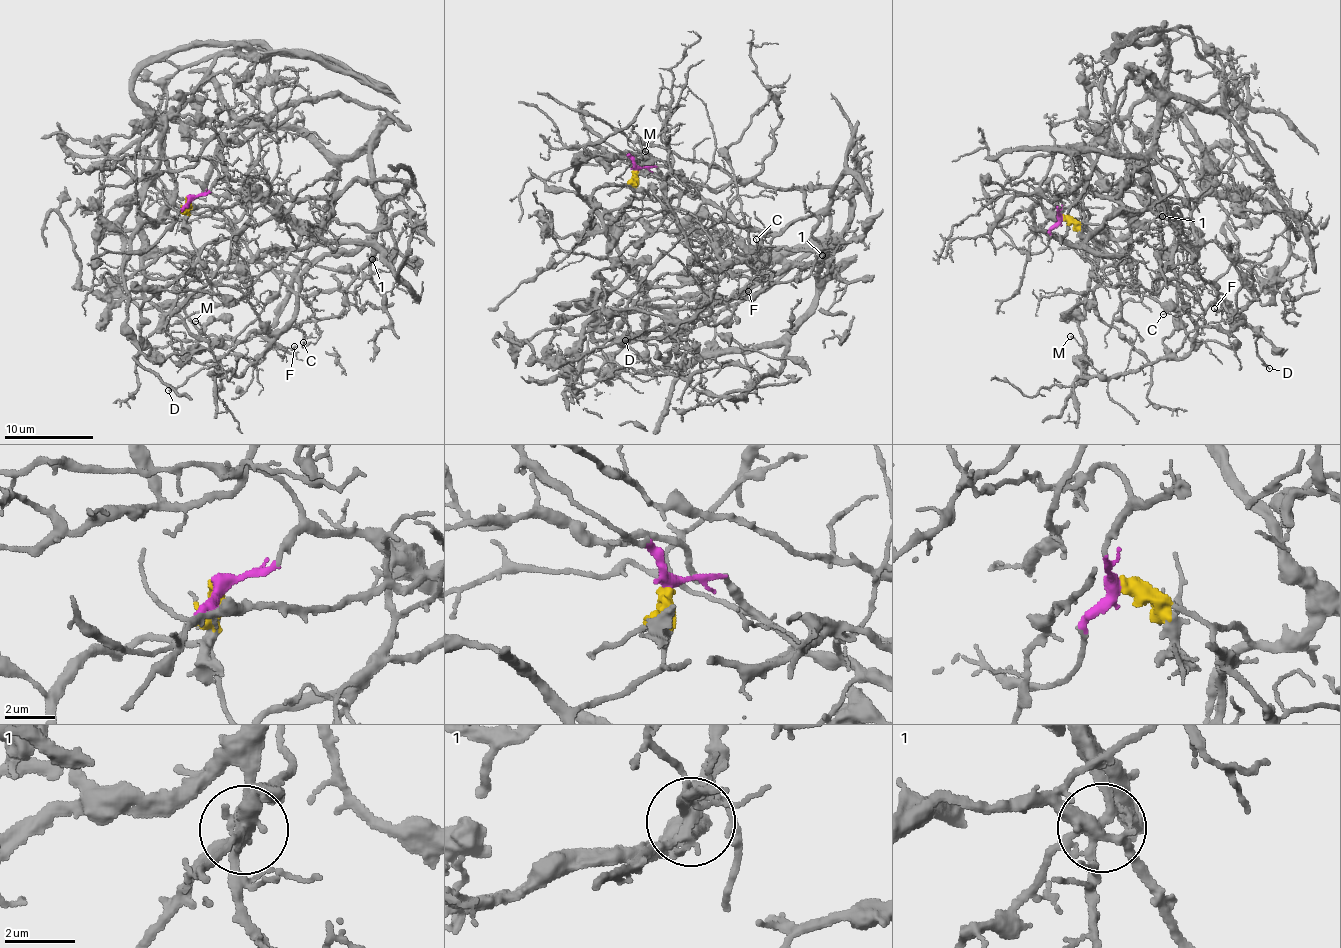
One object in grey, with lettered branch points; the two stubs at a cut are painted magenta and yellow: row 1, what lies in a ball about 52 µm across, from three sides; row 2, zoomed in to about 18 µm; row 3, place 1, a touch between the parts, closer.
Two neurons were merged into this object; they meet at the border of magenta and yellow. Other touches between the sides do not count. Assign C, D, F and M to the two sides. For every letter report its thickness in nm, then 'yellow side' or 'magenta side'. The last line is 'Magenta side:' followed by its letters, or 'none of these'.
C: calibre 90 nm; magenta side
D: calibre 160 nm; yellow side
F: calibre 130 nm; magenta side
M: calibre 100 nm; yellow side
Magenta side: C, F

